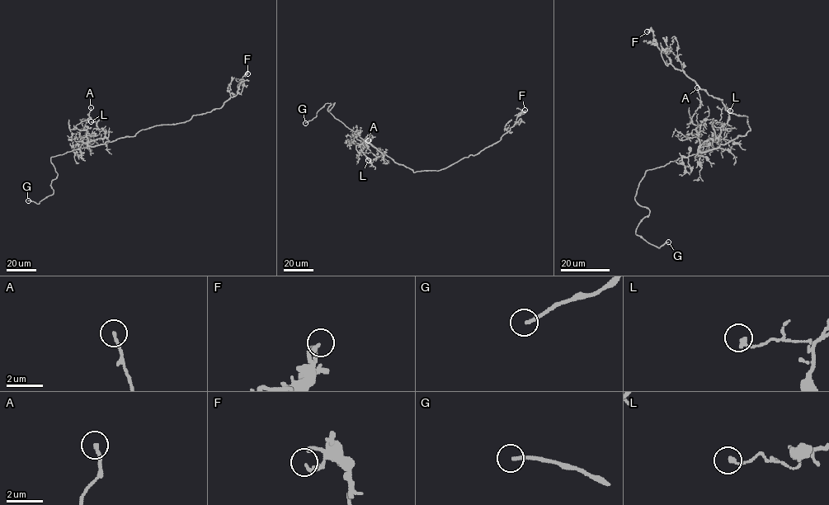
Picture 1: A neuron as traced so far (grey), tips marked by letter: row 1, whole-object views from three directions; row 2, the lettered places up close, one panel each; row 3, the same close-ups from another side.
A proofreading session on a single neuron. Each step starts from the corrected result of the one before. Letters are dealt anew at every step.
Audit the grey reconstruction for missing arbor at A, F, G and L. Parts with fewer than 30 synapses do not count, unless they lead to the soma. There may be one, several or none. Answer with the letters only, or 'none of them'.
G

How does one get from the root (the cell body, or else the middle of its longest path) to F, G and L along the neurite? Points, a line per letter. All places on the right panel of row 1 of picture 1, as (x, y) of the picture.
F: (735, 139), (750, 129), (747, 117), (729, 112), (723, 100), (675, 68), (647, 31)
G: (735, 139), (646, 171), (634, 200), (649, 213), (635, 233), (658, 247), (668, 242)
L: (735, 139), (718, 148), (704, 152), (699, 149), (704, 142), (720, 134), (730, 110)

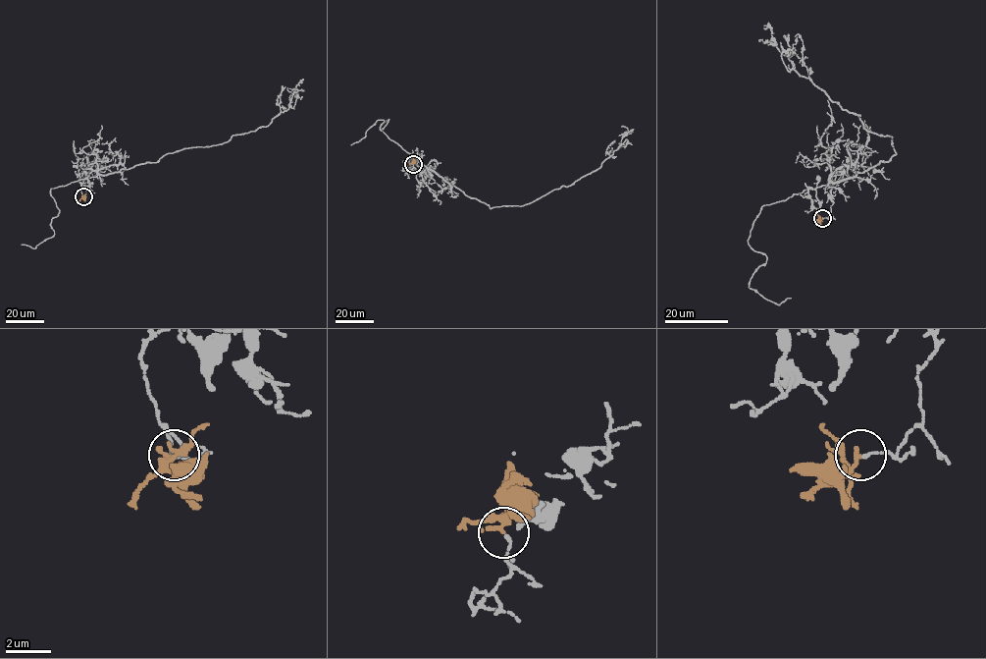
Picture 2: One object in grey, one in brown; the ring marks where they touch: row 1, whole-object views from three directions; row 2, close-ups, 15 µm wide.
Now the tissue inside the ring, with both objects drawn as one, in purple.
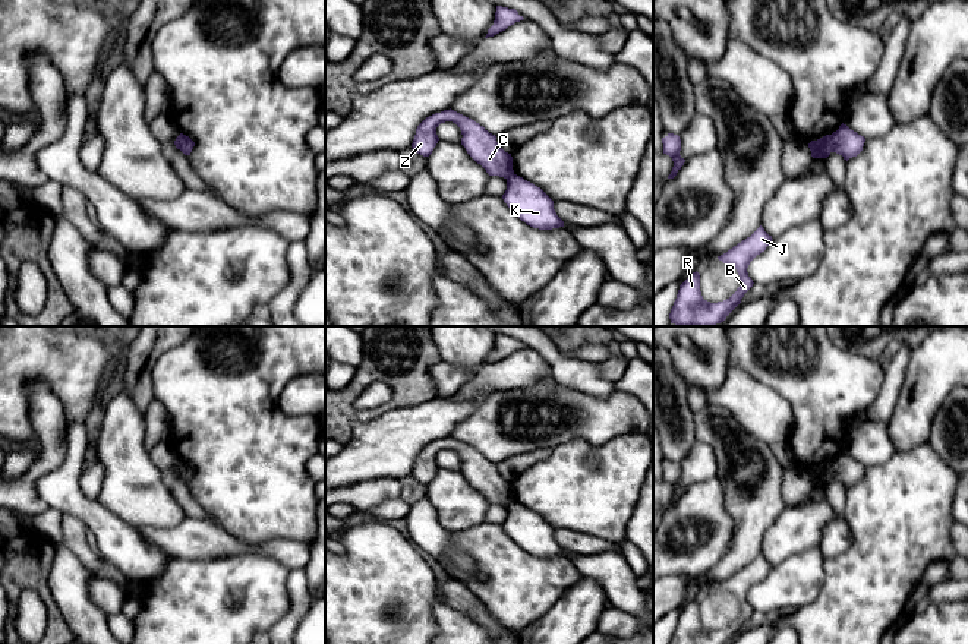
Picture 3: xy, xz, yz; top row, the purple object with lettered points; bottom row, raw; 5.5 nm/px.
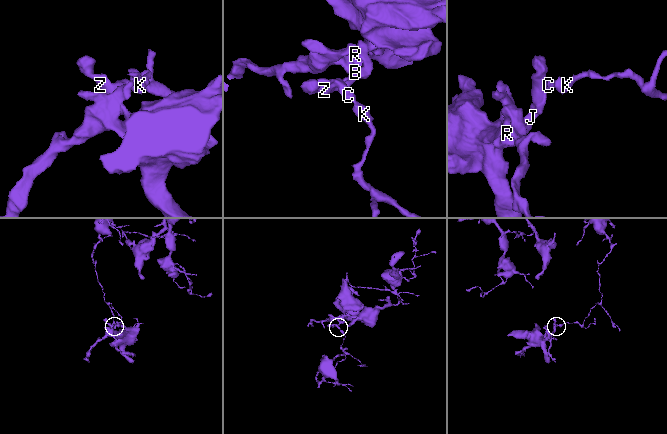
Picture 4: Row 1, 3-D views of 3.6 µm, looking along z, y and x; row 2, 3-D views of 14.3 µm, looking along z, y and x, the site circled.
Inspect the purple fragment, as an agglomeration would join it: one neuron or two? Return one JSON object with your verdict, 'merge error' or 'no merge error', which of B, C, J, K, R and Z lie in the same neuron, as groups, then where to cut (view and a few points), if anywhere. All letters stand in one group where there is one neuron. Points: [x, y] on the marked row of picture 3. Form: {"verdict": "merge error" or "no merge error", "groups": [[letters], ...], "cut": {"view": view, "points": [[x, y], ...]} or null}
{"verdict": "merge error", "groups": [["B", "C", "J", "R", "Z"], ["K"]], "cut": {"view": "yz", "points": [[829, 135], [832, 151]]}}

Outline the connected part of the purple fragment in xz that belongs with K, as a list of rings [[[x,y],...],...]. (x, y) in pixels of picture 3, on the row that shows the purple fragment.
[[[517,174],[507,179],[507,190],[502,199],[521,221],[533,228],[564,227],[564,221],[554,209],[554,201],[540,187]]]

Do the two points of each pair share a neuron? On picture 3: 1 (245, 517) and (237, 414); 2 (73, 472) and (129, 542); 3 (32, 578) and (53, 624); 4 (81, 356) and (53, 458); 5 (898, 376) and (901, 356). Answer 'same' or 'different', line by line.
1: same
2: same
3: same
4: different
5: same

